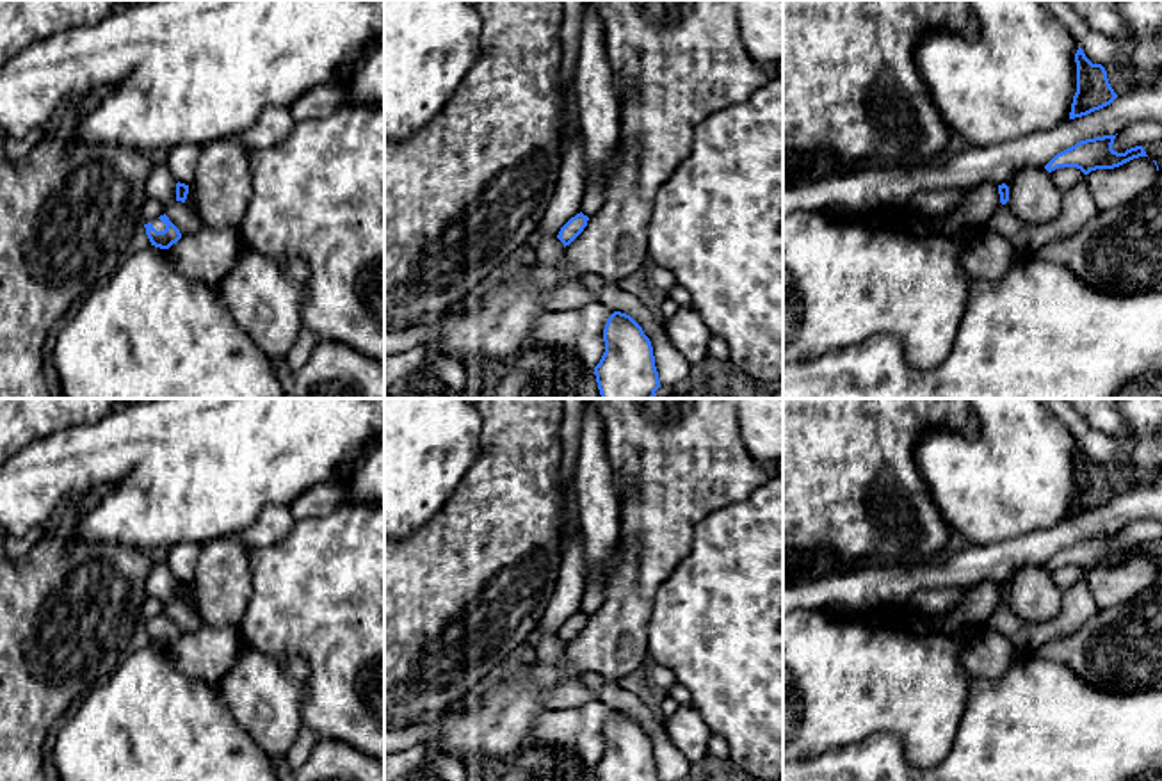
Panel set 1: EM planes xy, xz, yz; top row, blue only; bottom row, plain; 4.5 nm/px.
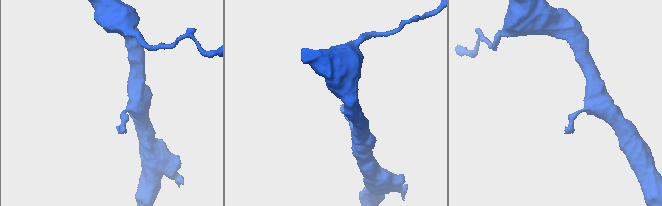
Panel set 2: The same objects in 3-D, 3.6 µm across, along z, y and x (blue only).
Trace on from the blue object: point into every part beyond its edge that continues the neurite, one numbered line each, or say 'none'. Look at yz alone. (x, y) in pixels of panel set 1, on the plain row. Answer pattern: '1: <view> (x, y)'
none

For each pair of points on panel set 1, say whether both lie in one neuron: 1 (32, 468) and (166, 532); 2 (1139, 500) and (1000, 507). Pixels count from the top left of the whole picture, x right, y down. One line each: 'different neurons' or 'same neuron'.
1: same neuron
2: different neurons

